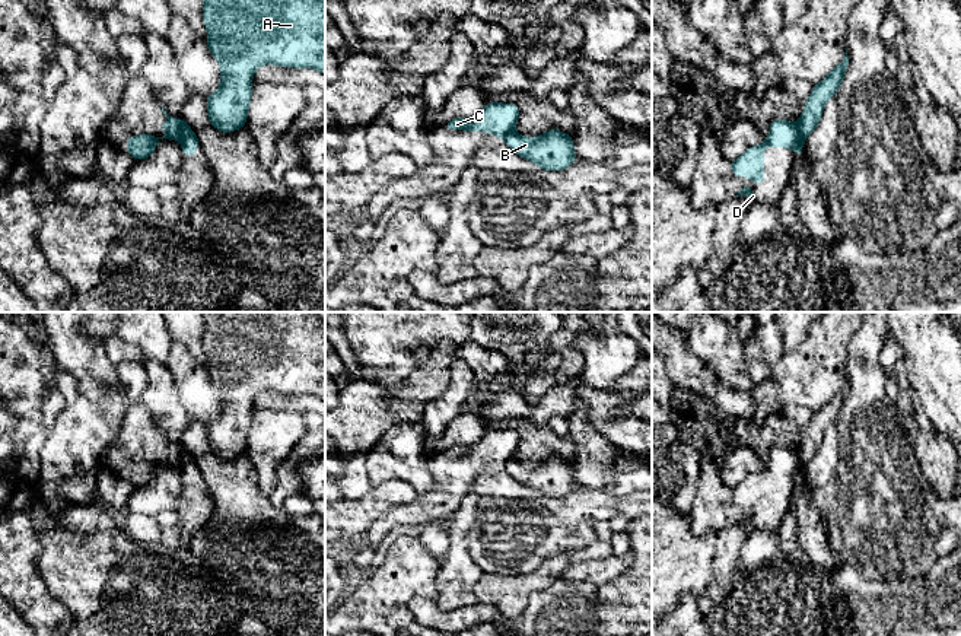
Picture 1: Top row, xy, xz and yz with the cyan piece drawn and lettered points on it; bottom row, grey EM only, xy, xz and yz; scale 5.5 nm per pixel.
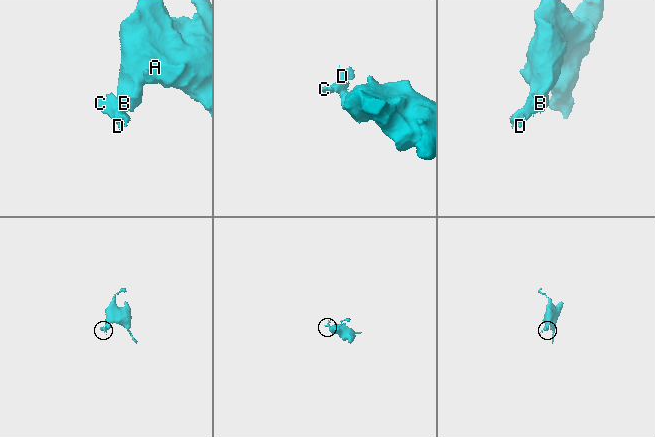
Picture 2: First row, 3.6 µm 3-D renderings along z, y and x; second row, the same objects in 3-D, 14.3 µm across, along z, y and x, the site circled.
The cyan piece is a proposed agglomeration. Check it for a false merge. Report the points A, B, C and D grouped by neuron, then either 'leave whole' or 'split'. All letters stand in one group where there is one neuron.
groups A B / C D; split

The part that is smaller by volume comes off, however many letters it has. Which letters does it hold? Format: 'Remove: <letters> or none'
Remove: C, D

